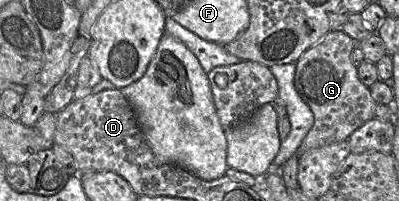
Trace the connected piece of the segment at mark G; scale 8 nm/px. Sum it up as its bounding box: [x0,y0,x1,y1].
[294,30,377,158]

